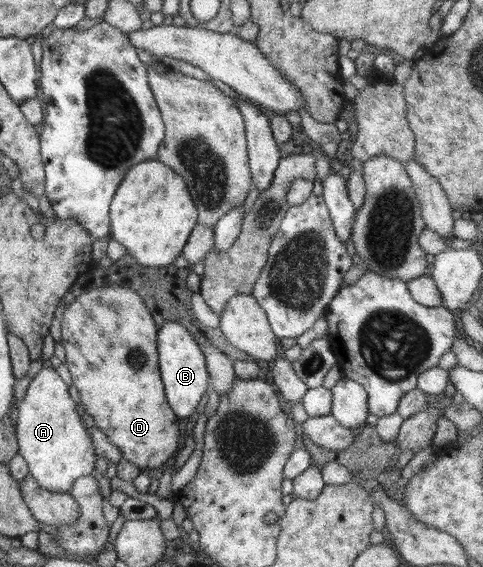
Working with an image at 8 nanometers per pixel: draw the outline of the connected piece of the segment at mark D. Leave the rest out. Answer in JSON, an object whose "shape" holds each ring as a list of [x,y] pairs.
{"shape":[[[102,286],[102,288],[92,288],[85,294],[75,298],[74,302],[66,305],[64,309],[64,317],[62,318],[62,346],[66,351],[66,366],[69,368],[71,379],[78,389],[80,394],[80,402],[83,404],[83,408],[86,414],[90,414],[94,419],[94,427],[97,427],[100,431],[106,435],[114,446],[120,449],[122,458],[132,462],[144,470],[154,470],[154,468],[160,468],[162,464],[173,461],[177,452],[180,450],[180,426],[179,416],[174,414],[169,402],[165,395],[165,388],[163,380],[161,379],[161,372],[159,369],[159,354],[157,351],[157,326],[155,320],[152,319],[149,310],[146,308],[143,299],[130,288],[124,288],[122,286]]]}

